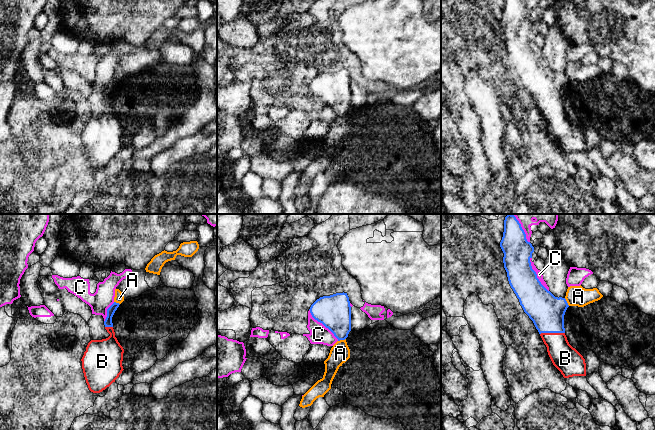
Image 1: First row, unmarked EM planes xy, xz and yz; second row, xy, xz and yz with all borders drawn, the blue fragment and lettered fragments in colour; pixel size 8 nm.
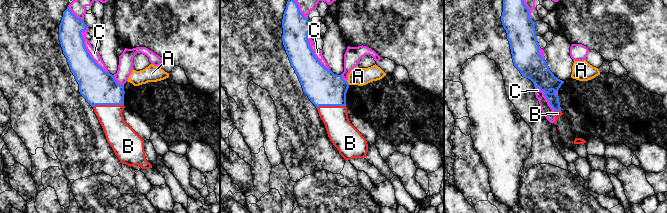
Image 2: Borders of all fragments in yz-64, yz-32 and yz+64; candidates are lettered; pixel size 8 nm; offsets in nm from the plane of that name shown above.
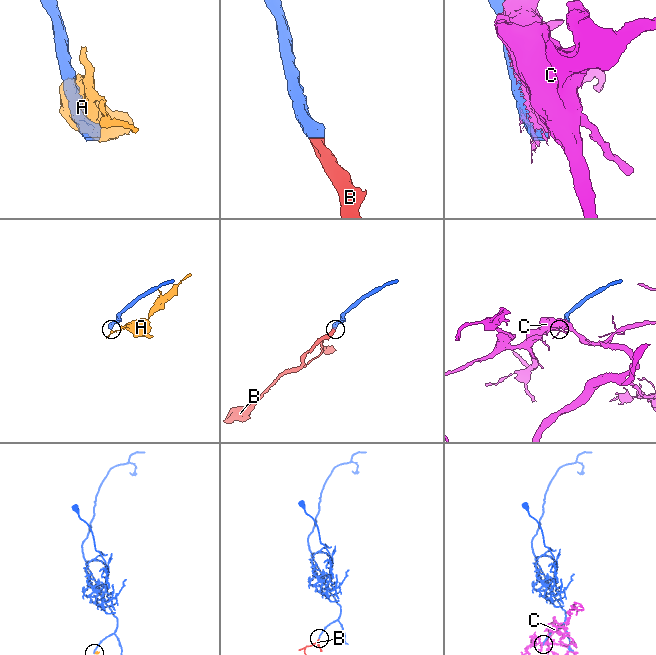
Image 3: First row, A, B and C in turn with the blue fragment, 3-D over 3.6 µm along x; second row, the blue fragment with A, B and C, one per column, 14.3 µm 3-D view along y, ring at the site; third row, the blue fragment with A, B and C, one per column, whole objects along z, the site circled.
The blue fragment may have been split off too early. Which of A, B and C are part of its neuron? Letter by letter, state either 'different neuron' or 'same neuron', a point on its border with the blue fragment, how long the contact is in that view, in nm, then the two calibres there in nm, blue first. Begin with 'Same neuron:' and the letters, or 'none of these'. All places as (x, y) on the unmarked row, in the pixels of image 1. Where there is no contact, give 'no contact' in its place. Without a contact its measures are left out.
Same neuron: B
A: different neuron; contact xz (341, 115); length 70 nm; calibres 280 and 160 nm
B: same neuron; contact yz (552, 108); length 200 nm; calibres 280 and 220 nm
C: different neuron; contact xz (322, 99); length 340 nm; calibres 280 and 160 nm

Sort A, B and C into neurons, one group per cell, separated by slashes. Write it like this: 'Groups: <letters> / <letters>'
Groups: A / B / C

